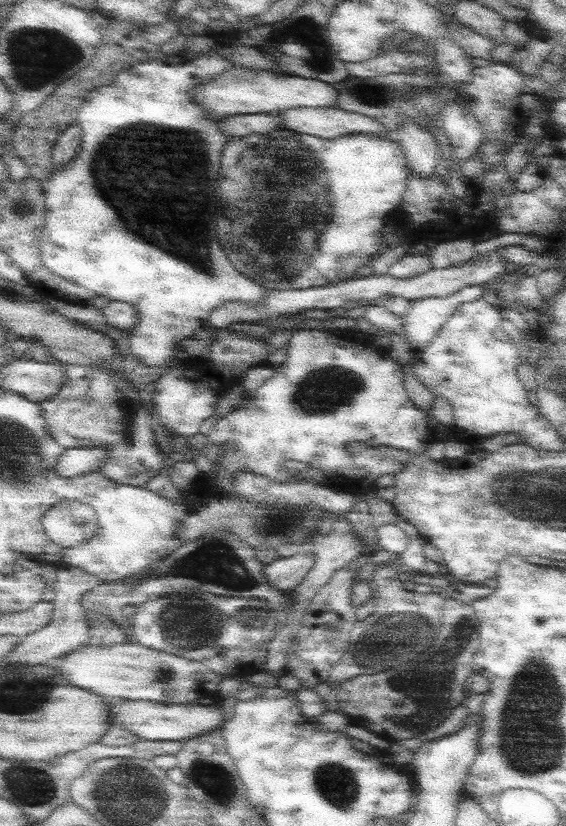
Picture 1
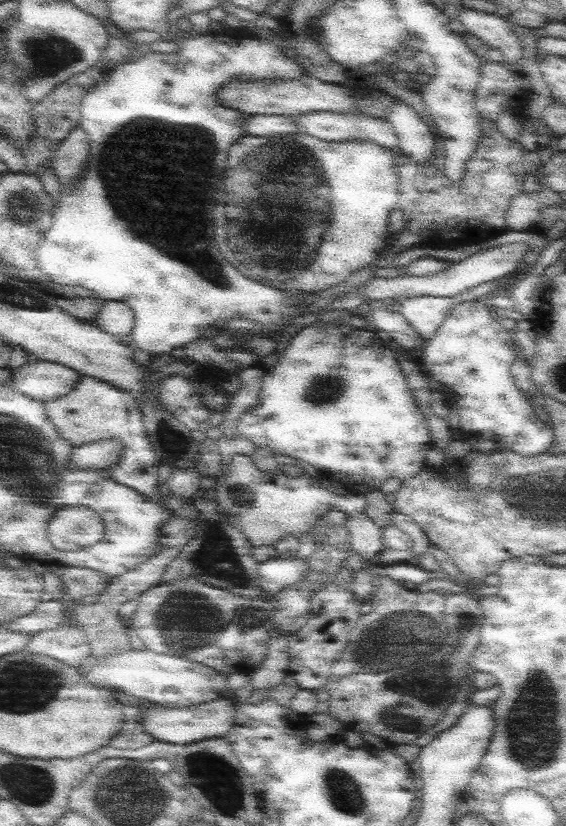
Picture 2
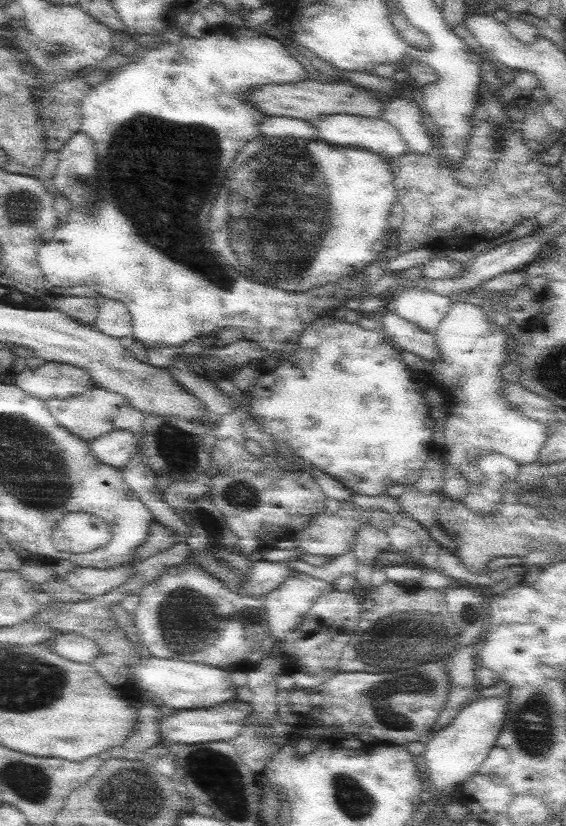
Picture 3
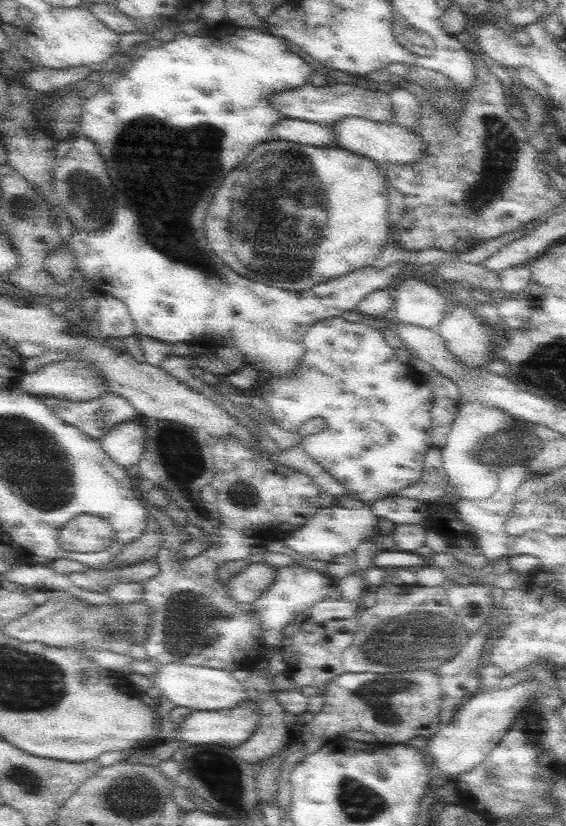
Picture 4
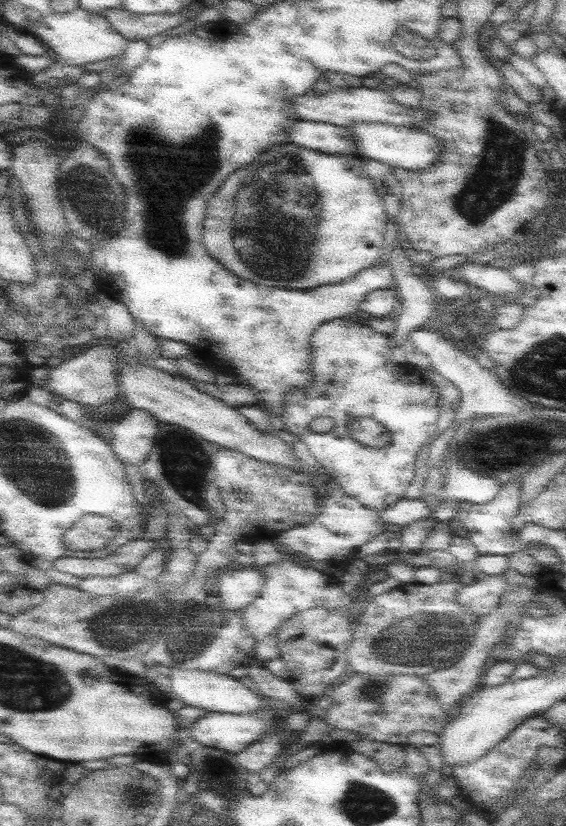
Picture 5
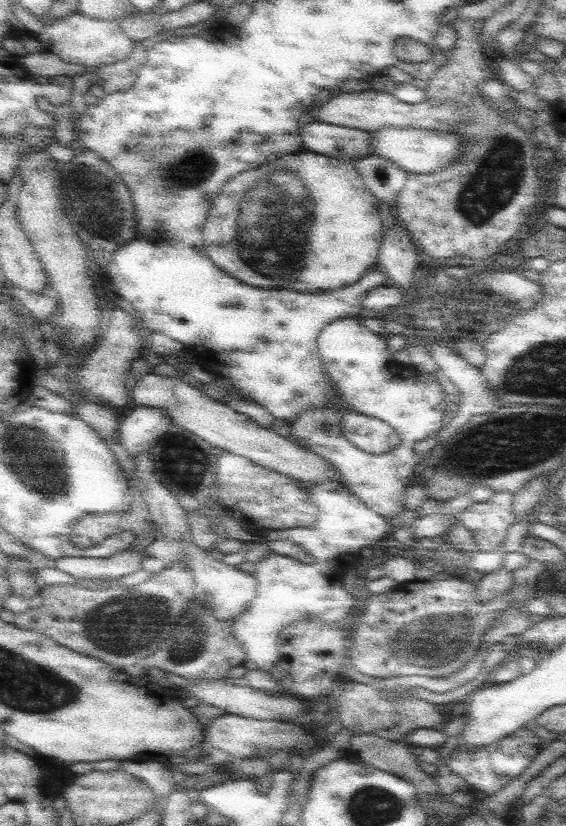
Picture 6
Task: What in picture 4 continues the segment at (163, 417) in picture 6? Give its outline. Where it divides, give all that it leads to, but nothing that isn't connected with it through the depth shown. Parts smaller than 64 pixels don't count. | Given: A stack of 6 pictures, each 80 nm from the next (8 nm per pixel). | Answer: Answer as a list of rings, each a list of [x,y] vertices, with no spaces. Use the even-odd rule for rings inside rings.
[[[141,416],[140,419],[117,424],[108,431],[108,434],[100,438],[104,452],[114,459],[118,466],[128,471],[138,468],[140,457],[144,453],[144,442],[146,442],[145,425],[146,422]]]

